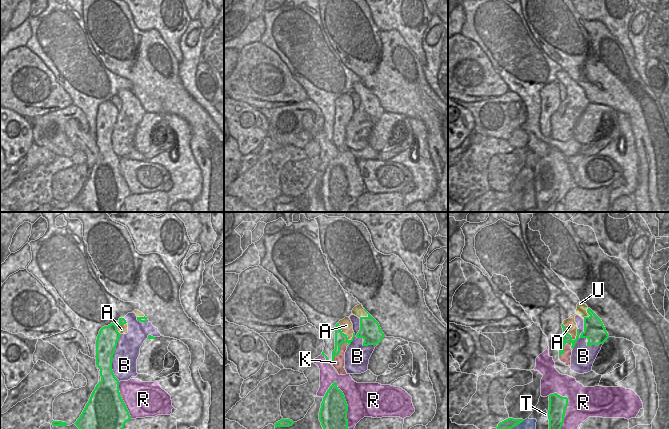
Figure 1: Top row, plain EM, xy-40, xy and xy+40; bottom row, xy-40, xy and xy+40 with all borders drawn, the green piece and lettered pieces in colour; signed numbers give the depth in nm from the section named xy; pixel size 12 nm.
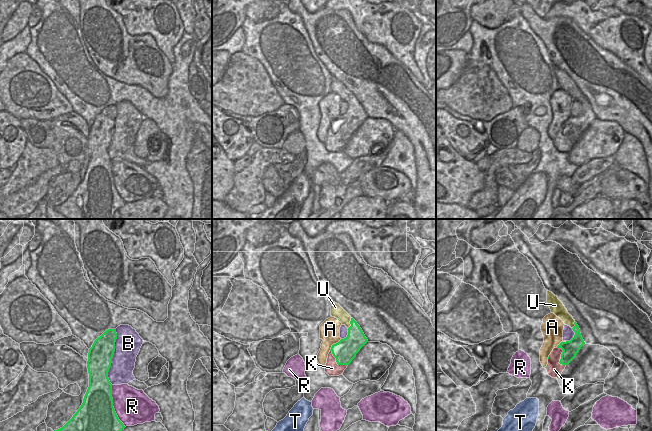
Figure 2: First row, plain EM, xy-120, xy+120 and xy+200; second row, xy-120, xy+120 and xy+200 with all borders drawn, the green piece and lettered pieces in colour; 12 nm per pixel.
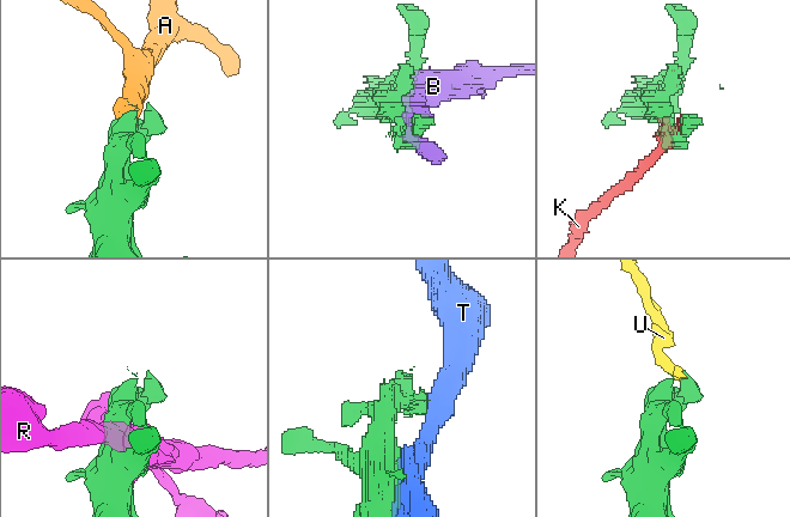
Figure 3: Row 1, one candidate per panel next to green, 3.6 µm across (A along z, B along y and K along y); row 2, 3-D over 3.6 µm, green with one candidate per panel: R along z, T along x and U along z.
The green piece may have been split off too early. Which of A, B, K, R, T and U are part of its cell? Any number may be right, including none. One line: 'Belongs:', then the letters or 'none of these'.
Belongs: A

